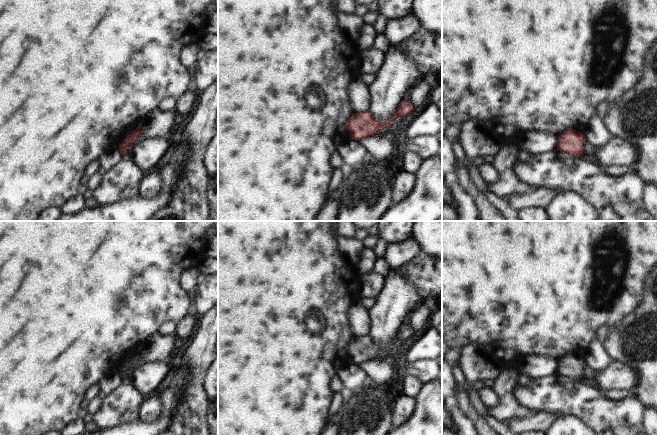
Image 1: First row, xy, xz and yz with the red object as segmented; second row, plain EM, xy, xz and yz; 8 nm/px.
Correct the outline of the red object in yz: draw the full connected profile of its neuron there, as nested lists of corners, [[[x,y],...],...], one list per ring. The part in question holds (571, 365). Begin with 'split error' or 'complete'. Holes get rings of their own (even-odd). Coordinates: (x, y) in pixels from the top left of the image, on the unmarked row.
complete | [[[567,352],[559,361],[557,365],[557,374],[572,378],[577,381],[583,379],[583,368],[585,360],[581,356]]]

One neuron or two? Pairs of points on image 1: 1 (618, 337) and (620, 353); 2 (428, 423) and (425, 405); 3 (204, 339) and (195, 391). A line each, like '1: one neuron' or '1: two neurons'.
1: one neuron
2: one neuron
3: one neuron

